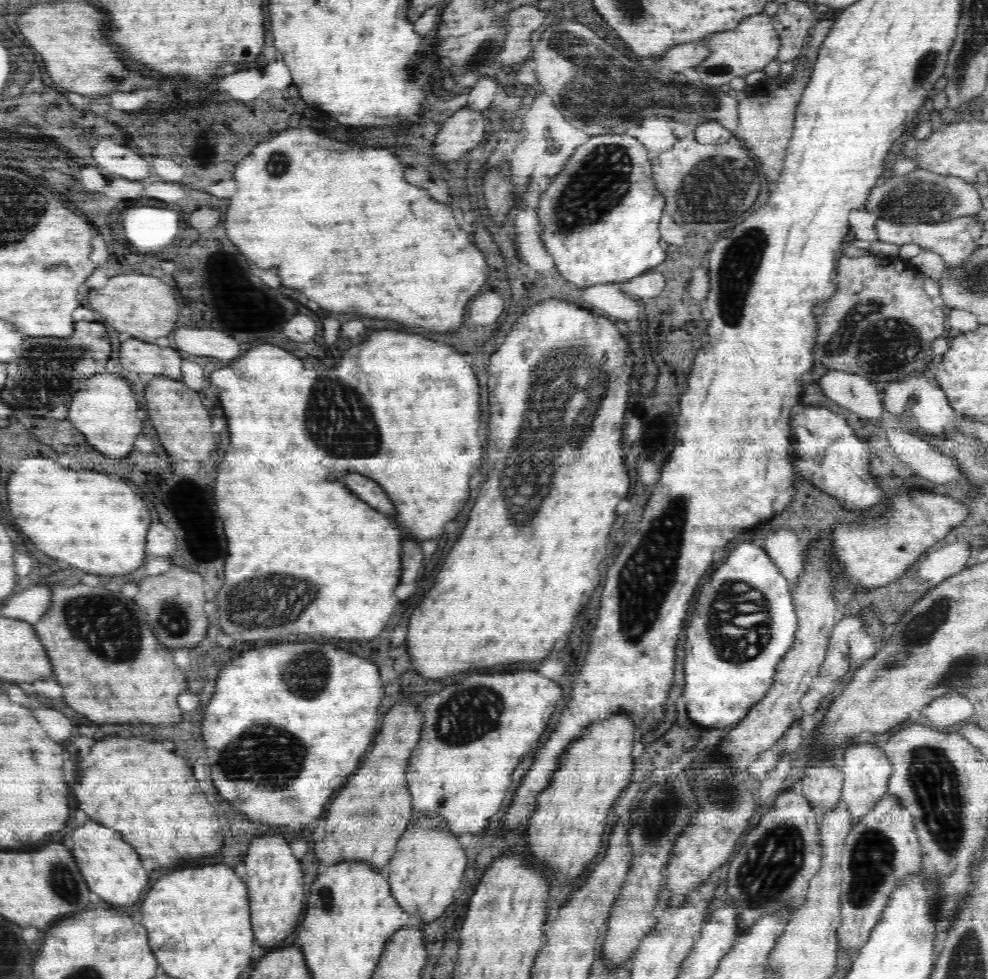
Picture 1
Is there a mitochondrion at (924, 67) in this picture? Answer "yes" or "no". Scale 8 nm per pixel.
yes

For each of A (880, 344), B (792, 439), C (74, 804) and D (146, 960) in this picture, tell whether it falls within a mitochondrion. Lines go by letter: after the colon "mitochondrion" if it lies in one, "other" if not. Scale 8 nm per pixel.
A: mitochondrion
B: other
C: other
D: other

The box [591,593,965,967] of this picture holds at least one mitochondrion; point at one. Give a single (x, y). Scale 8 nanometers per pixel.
(774, 860)

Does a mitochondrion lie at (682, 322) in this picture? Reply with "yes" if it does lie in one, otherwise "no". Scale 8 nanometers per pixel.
no

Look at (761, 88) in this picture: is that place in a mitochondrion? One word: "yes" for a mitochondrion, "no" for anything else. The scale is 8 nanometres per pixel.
no

